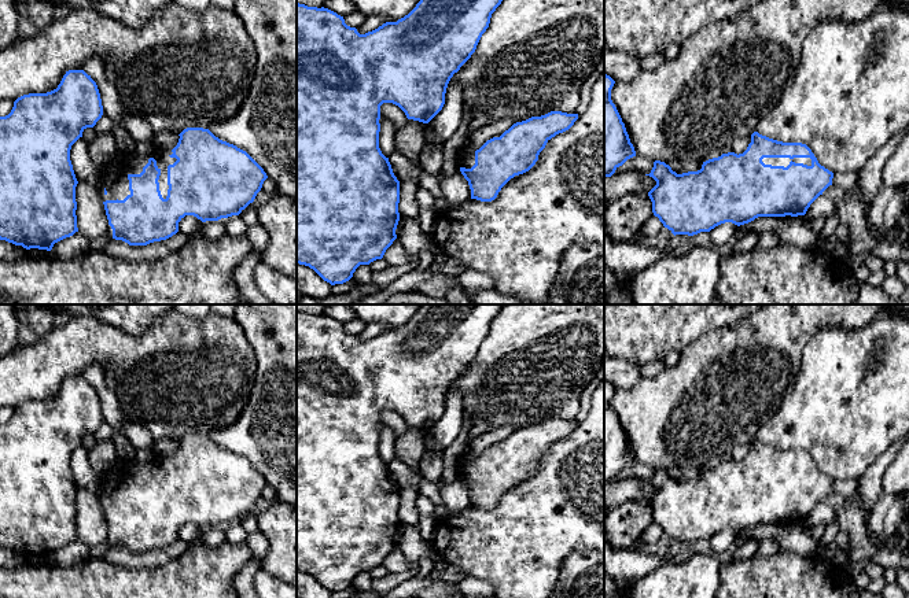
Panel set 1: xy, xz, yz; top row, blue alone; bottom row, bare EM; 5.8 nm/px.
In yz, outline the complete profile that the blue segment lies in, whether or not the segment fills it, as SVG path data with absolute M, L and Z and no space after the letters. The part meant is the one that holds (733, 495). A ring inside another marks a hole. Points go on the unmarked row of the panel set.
M758 439L751 442L743 461L722 461L703 469L698 479L677 481L665 469L655 468L645 483L656 488L648 499L652 520L674 543L710 539L725 529L740 534L758 524L805 523L833 486L806 451L777 448Z

